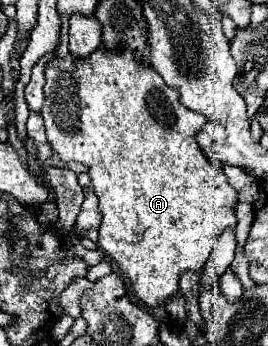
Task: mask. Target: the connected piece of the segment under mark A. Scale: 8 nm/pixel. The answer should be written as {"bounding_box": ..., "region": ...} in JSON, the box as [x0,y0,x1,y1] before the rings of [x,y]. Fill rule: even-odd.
{"bounding_box":[41,47,237,307],"region":[[[99,47],[97,51],[93,51],[91,55],[87,55],[83,59],[73,57],[71,53],[67,53],[63,59],[53,57],[49,61],[49,65],[47,65],[45,75],[47,75],[45,105],[41,109],[41,115],[43,115],[43,121],[45,121],[47,141],[63,161],[79,161],[79,163],[89,167],[89,177],[93,181],[95,195],[99,197],[99,211],[103,213],[103,223],[99,227],[99,243],[101,243],[101,247],[119,265],[123,275],[127,275],[127,279],[131,281],[131,289],[133,289],[137,299],[141,299],[147,307],[155,307],[155,305],[165,303],[167,297],[171,297],[171,295],[175,295],[179,291],[179,275],[185,273],[185,271],[201,271],[205,267],[205,263],[209,259],[209,253],[215,247],[219,235],[227,227],[237,225],[237,217],[235,217],[237,191],[227,183],[225,173],[221,169],[215,169],[211,165],[211,161],[207,161],[207,157],[203,157],[203,151],[199,149],[199,145],[195,141],[195,133],[203,125],[205,117],[195,113],[195,111],[189,111],[187,107],[183,107],[181,101],[179,101],[179,91],[169,87],[169,85],[165,85],[165,81],[159,77],[159,73],[155,73],[155,69],[151,65],[139,63],[129,49],[109,51],[105,47]]]}

